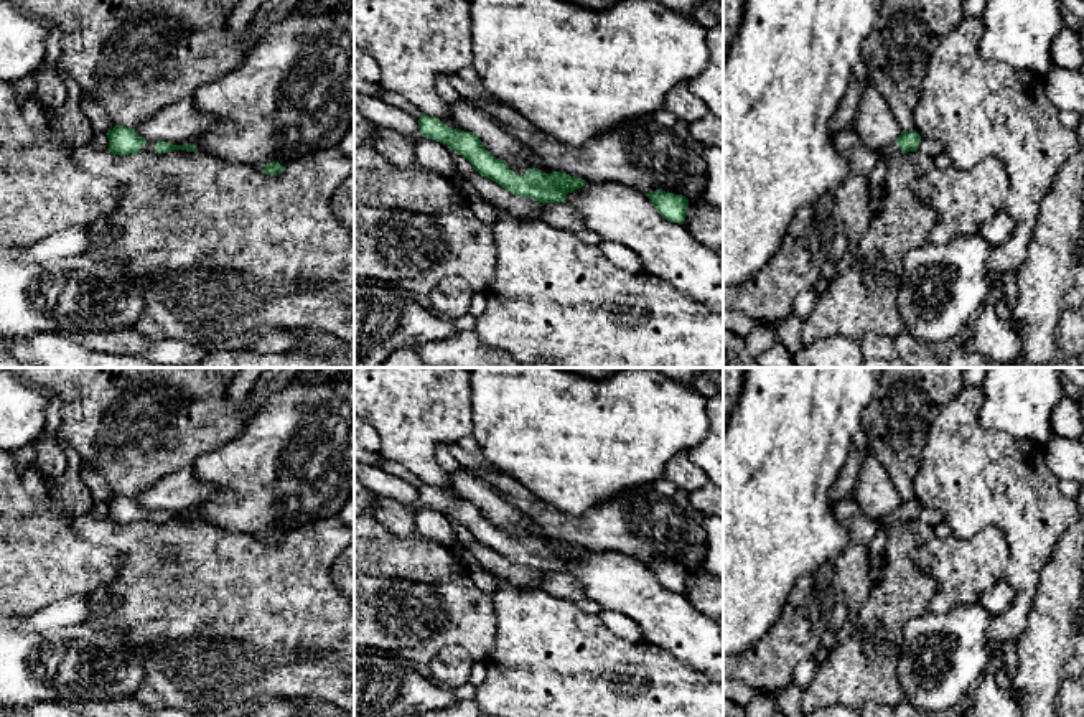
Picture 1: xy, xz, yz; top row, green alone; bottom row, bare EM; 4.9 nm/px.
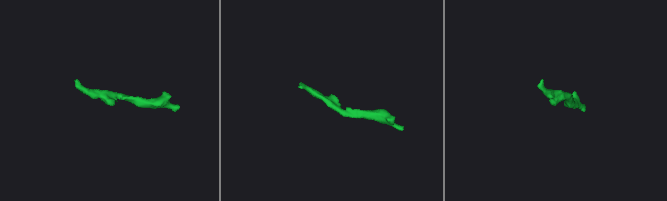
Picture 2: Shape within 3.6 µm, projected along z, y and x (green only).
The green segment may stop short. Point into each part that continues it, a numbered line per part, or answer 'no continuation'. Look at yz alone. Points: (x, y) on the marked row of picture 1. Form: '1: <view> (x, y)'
1: yz (877, 175)

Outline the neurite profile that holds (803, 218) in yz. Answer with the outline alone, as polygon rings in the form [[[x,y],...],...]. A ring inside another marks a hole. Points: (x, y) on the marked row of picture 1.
[[[802,206],[796,211],[791,224],[789,224],[789,234],[794,237],[806,236],[807,227],[811,226],[814,218],[814,206]]]

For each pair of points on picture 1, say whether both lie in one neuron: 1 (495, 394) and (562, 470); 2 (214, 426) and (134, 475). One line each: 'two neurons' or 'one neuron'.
1: one neuron
2: one neuron

